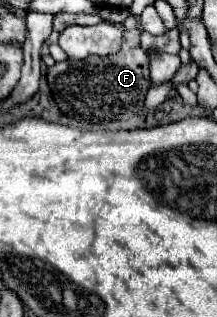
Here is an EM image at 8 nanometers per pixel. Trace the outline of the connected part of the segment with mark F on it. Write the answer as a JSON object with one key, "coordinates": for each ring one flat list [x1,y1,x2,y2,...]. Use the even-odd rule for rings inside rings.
{"coordinates":[[127,30,127,46,121,46,119,54,107,58,97,58,91,64,69,64,69,60,59,62,47,68,47,82,53,92,53,98,59,110,79,122,103,124,113,120,129,120,139,114,145,102,145,94,151,86,149,78,149,54,147,50,159,50,167,54,179,54,179,30,169,30,163,36,151,36,149,32,141,34,139,30],[143,46,143,48,141,48],[145,50,145,52,143,52]]}

